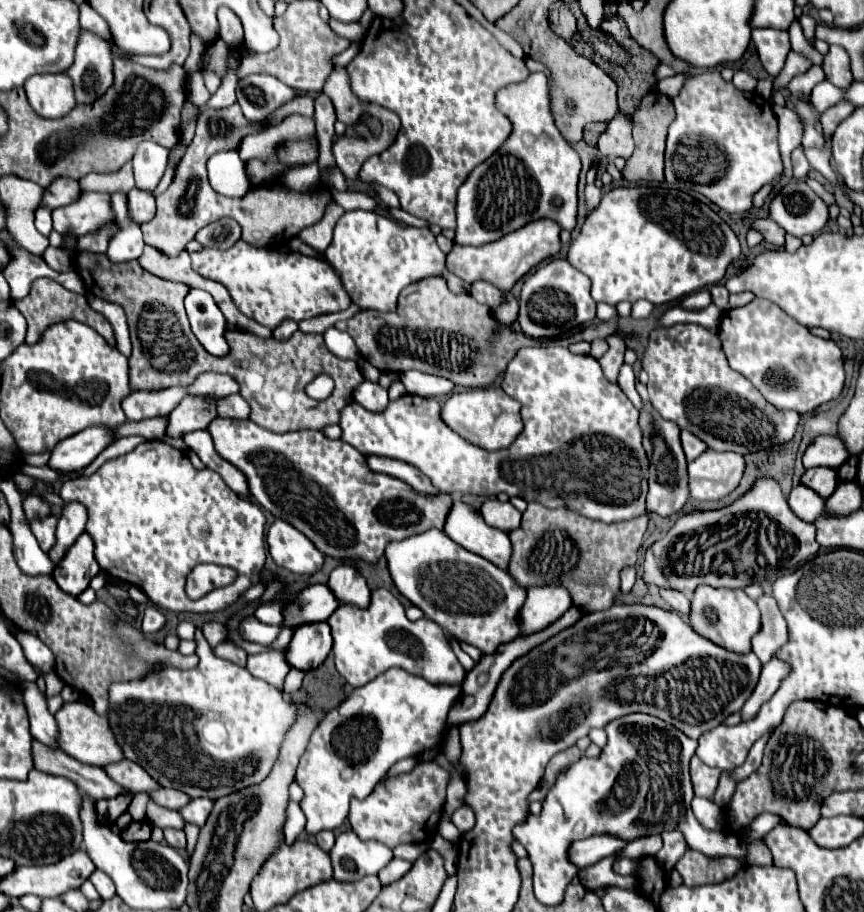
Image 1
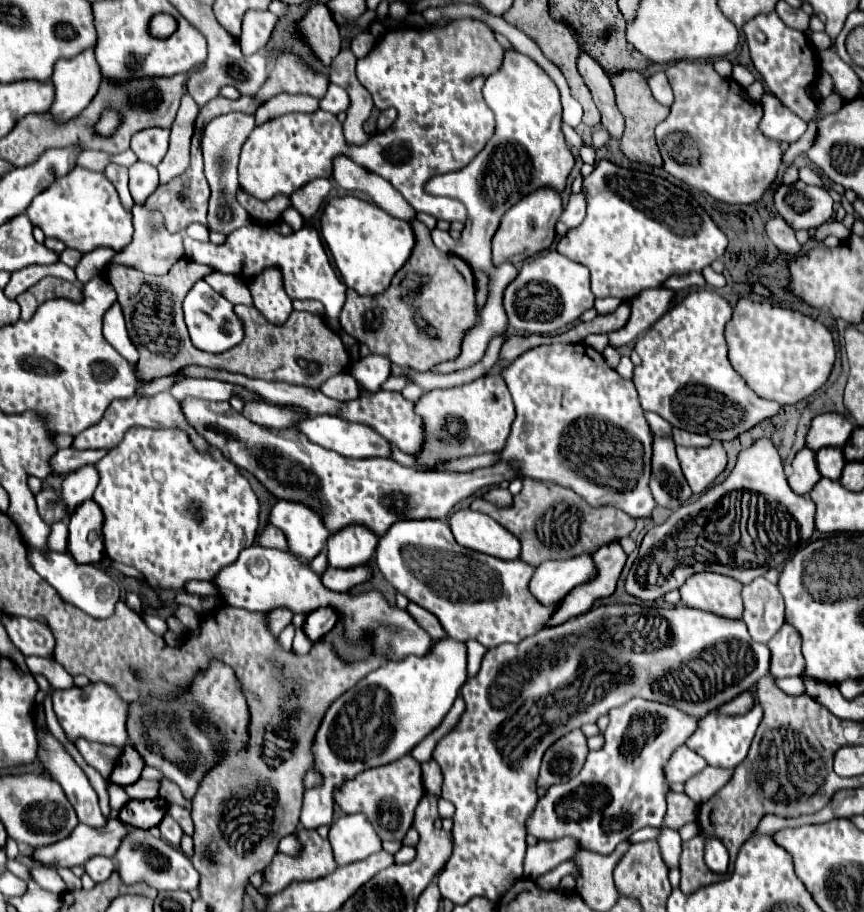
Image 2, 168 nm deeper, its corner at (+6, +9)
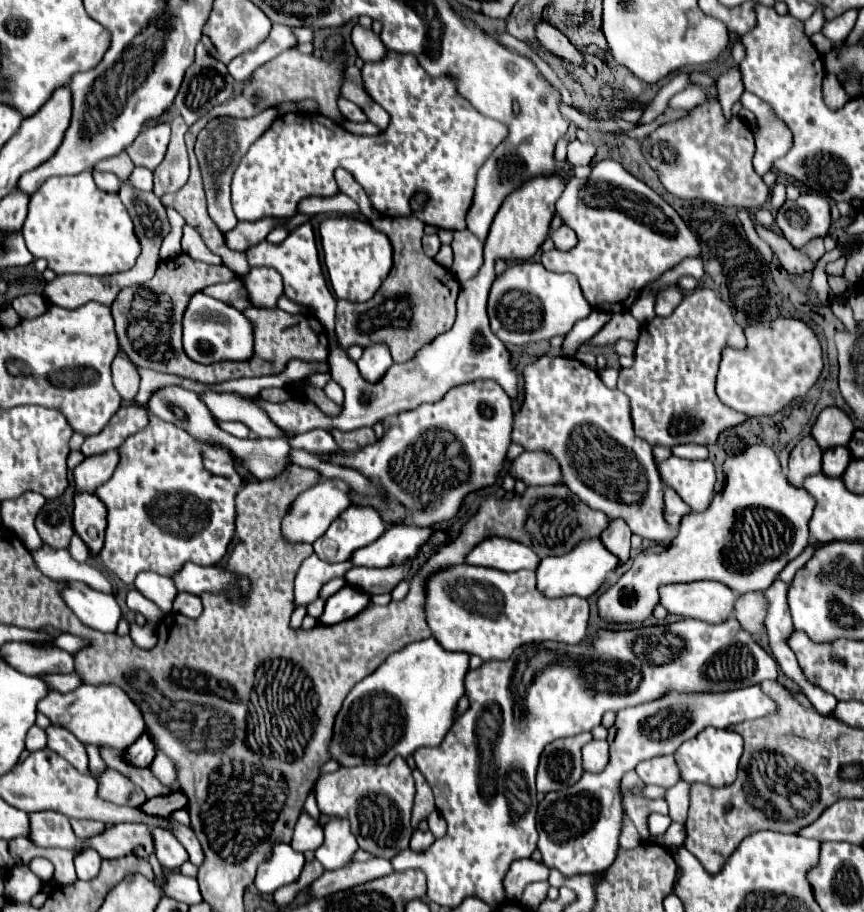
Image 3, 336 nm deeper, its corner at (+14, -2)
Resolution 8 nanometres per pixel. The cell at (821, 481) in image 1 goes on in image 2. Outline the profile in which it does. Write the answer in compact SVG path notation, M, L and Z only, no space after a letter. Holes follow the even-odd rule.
M825 447L825 449L817 451L817 467L823 477L839 479L845 463L847 461L845 461L841 447Z

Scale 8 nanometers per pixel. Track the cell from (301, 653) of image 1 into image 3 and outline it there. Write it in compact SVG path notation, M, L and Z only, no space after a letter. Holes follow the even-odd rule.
M345 586L327 600L323 614L317 618L317 624L329 626L329 624L339 624L347 618L353 618L369 604L369 600L371 598L367 594Z

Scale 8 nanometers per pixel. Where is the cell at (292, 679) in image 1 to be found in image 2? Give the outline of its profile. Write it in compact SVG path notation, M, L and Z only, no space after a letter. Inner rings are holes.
M297 627L297 633L295 633L295 641L293 641L293 651L295 653L307 653L311 649L313 641L305 635L303 627Z

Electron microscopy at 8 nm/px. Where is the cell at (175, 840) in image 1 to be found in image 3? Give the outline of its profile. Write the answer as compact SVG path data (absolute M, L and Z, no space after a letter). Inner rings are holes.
M153 828L153 844L155 844L155 854L165 870L177 870L185 860L187 852L179 844L179 840L171 834L165 832L165 828Z

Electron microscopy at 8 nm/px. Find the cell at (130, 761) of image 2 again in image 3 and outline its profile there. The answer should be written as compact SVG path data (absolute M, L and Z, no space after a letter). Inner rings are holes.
M145 732L139 740L135 740L127 750L125 750L125 760L133 764L135 768L147 768L155 756L155 744L151 742L149 734Z

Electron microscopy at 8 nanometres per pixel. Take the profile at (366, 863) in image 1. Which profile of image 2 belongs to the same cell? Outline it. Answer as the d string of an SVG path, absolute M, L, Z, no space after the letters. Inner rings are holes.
M361 813L339 817L329 827L329 841L335 853L337 865L349 865L363 861L369 855L381 851L381 839L375 829L361 817Z

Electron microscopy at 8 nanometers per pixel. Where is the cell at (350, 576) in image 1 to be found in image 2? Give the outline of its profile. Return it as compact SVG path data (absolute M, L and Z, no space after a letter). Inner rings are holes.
M349 525L341 531L329 535L329 565L339 569L351 569L371 559L379 537L365 525Z

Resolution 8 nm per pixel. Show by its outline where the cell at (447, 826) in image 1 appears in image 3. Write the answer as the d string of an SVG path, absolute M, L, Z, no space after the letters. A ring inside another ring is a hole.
M417 830L413 832L409 846L414 851L423 851L430 847L434 841L435 837L430 831Z

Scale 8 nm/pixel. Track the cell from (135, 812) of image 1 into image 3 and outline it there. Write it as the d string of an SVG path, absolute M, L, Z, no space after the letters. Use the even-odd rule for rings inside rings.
M157 752L157 756L153 758L153 764L149 768L151 768L153 776L157 776L165 786L175 784L175 768L173 768L173 762L163 752Z

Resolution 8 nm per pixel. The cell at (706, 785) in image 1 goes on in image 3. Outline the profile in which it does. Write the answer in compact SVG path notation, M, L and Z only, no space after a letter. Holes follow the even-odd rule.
M659 756L637 766L637 774L645 784L657 784L663 788L671 788L681 780L681 772L673 756Z

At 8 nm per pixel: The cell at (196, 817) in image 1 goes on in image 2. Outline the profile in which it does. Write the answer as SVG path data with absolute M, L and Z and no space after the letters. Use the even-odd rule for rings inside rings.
M161 779L161 787L159 787L159 797L165 797L169 803L177 803L177 805L185 805L189 807L191 803L183 797L179 785L175 785L173 781L169 779Z

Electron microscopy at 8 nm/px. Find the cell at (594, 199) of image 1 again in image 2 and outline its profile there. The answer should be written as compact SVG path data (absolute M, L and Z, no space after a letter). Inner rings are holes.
M581 193L571 195L571 199L569 199L563 215L559 217L559 221L563 221L569 229L575 229L577 225L583 223L583 219L585 219L585 199Z

